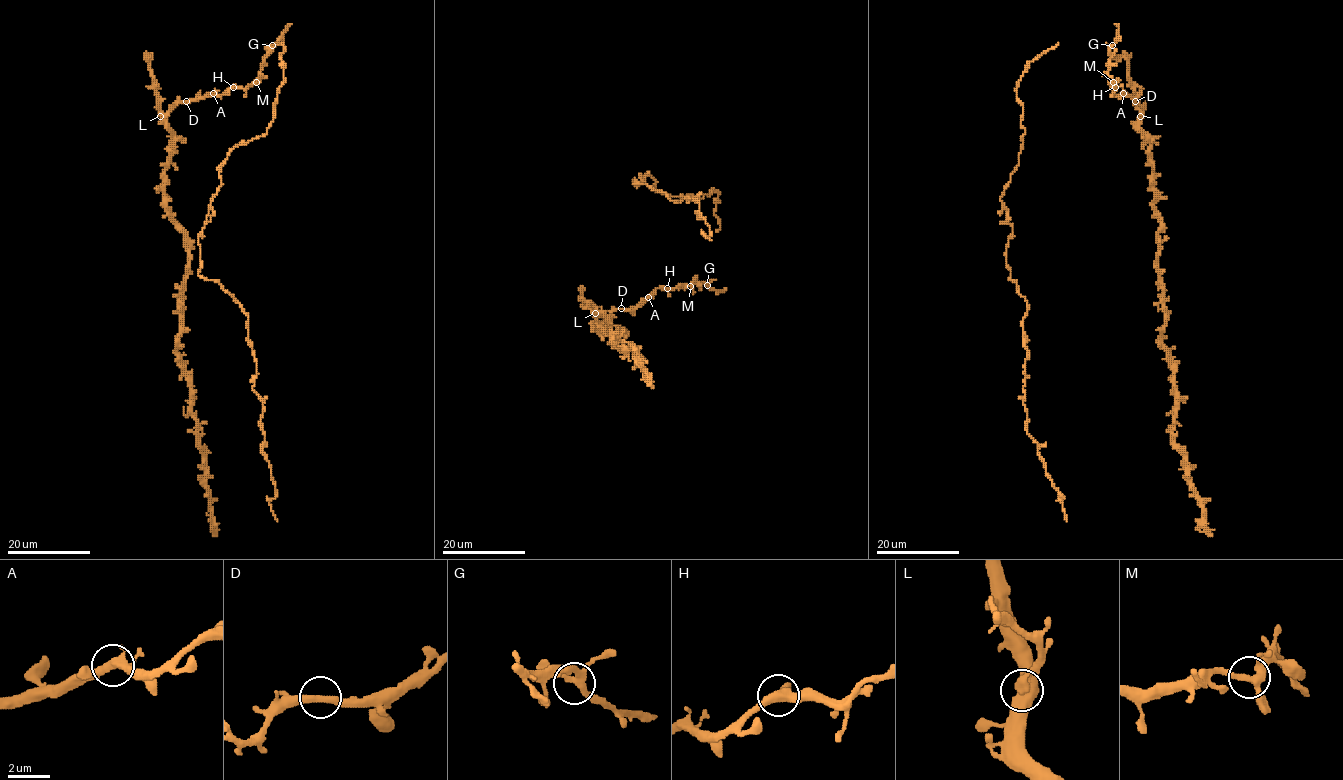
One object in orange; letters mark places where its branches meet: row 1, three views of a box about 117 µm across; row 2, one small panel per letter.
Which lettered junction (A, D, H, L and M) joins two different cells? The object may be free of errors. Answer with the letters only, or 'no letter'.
no letter

